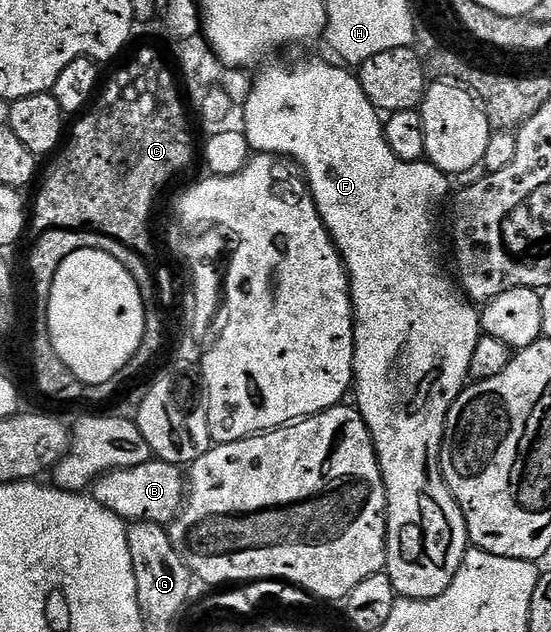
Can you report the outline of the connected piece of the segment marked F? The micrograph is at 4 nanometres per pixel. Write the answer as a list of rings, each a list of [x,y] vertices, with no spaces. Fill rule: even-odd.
[[[314,62],[311,66],[266,66],[258,74],[258,83],[250,90],[246,98],[246,126],[244,133],[251,151],[258,154],[277,154],[297,162],[302,168],[310,195],[318,205],[320,216],[326,225],[326,231],[338,249],[346,273],[350,279],[350,301],[354,303],[354,380],[353,397],[358,397],[356,409],[362,414],[366,427],[370,429],[370,439],[374,441],[374,451],[378,457],[378,467],[382,470],[382,479],[386,485],[386,565],[385,573],[392,580],[395,595],[404,598],[435,598],[440,596],[452,584],[460,564],[466,558],[466,551],[471,545],[466,527],[466,517],[459,508],[458,501],[452,496],[448,484],[442,475],[442,441],[446,431],[448,412],[458,395],[466,389],[470,378],[472,352],[480,337],[480,314],[475,303],[466,297],[459,283],[446,275],[442,267],[442,258],[438,255],[438,246],[434,243],[434,229],[438,226],[438,205],[449,199],[451,179],[442,170],[438,170],[430,161],[402,162],[388,148],[384,118],[378,109],[364,96],[360,88],[357,73],[350,74],[345,65],[333,66],[330,62]]]

